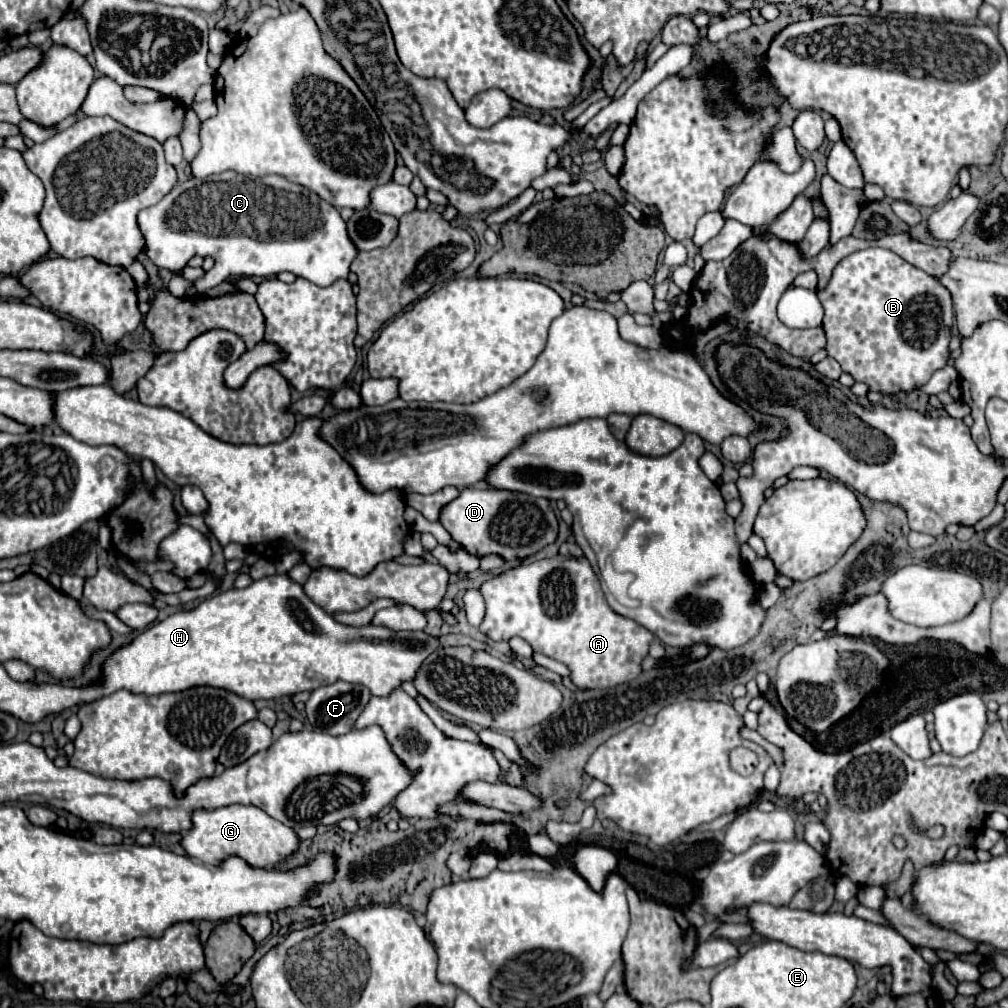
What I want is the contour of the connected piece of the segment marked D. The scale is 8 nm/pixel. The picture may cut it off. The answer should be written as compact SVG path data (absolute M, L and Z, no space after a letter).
M464 489L440 511L440 523L474 557L500 555L506 561L530 557L558 535L558 521L548 499L502 489Z

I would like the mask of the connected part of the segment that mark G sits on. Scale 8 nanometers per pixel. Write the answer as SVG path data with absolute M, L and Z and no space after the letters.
M230 805L216 811L200 809L194 813L192 821L194 827L184 835L182 847L190 857L198 859L208 867L218 867L222 859L234 855L244 859L250 867L274 867L276 863L286 861L300 849L300 839L290 827L266 815L254 805Z

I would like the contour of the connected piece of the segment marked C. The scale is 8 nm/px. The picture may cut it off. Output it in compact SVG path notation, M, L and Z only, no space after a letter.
M220 173L206 179L190 177L184 183L178 183L162 201L140 211L138 225L146 239L146 255L158 265L172 273L180 273L186 263L194 257L214 257L214 267L210 277L206 275L198 289L200 293L224 283L228 277L274 277L280 271L290 271L298 277L304 277L320 287L328 287L340 277L348 277L350 263L358 255L358 249L352 245L346 233L346 223L342 221L336 207L320 199L310 189L290 183L280 175L250 177L240 173Z

